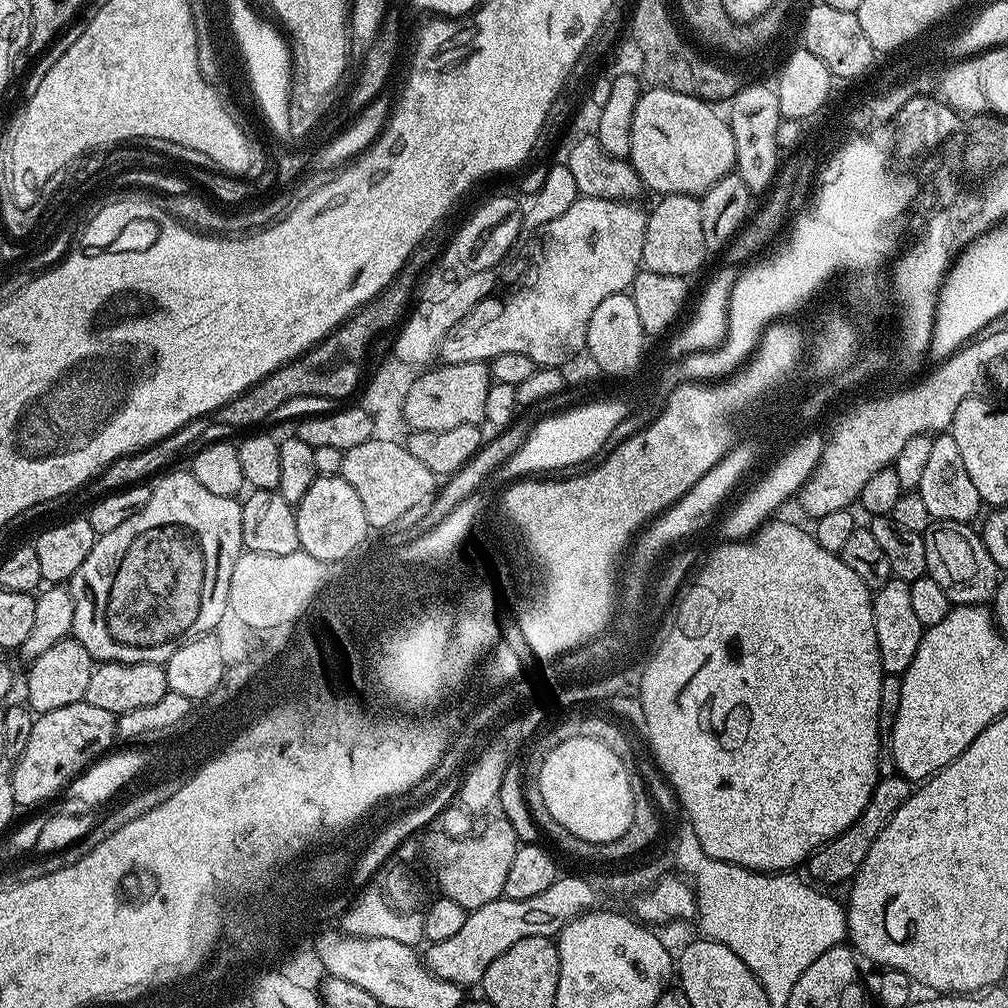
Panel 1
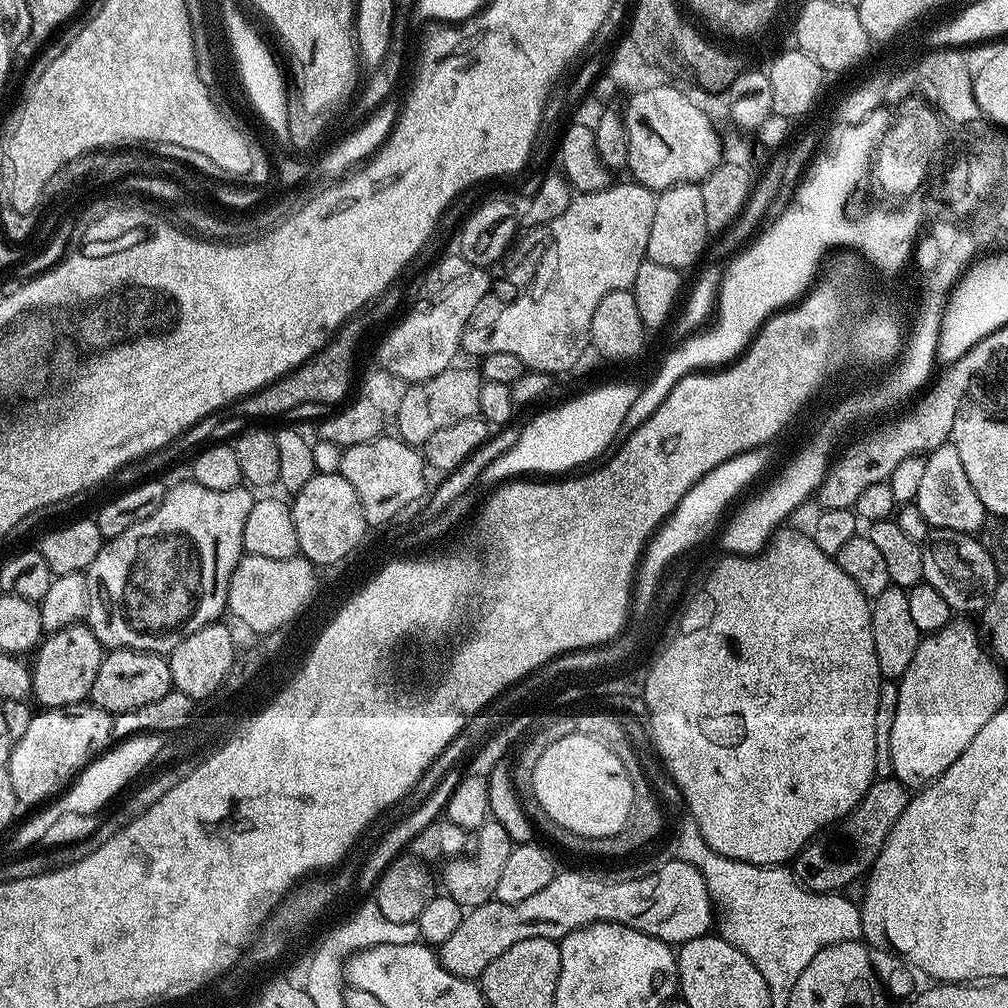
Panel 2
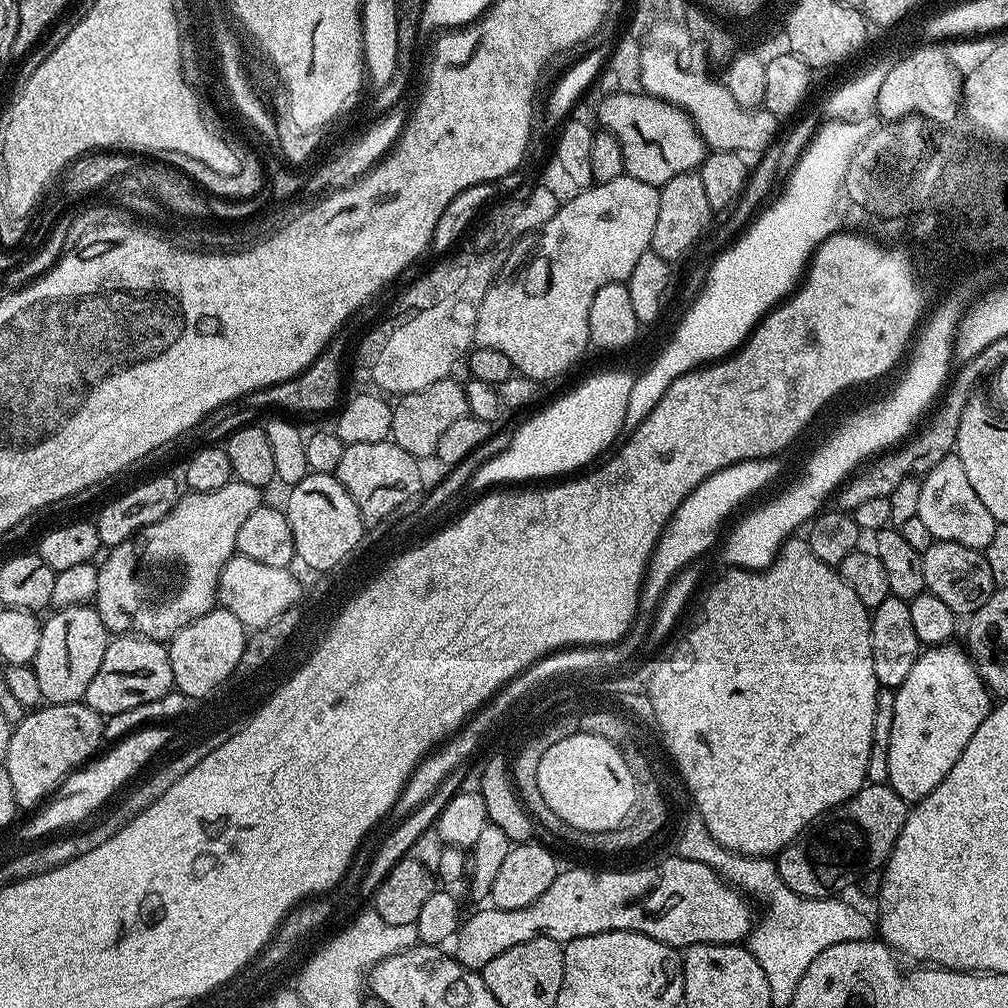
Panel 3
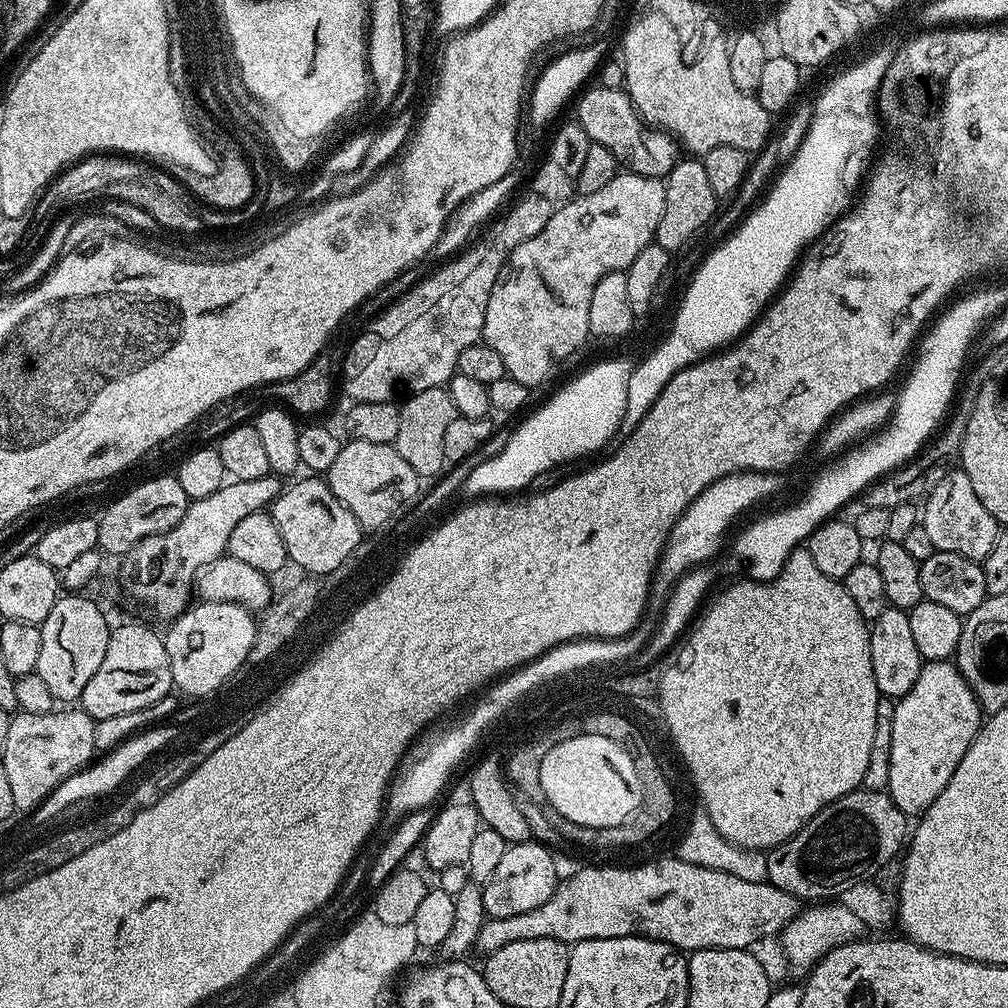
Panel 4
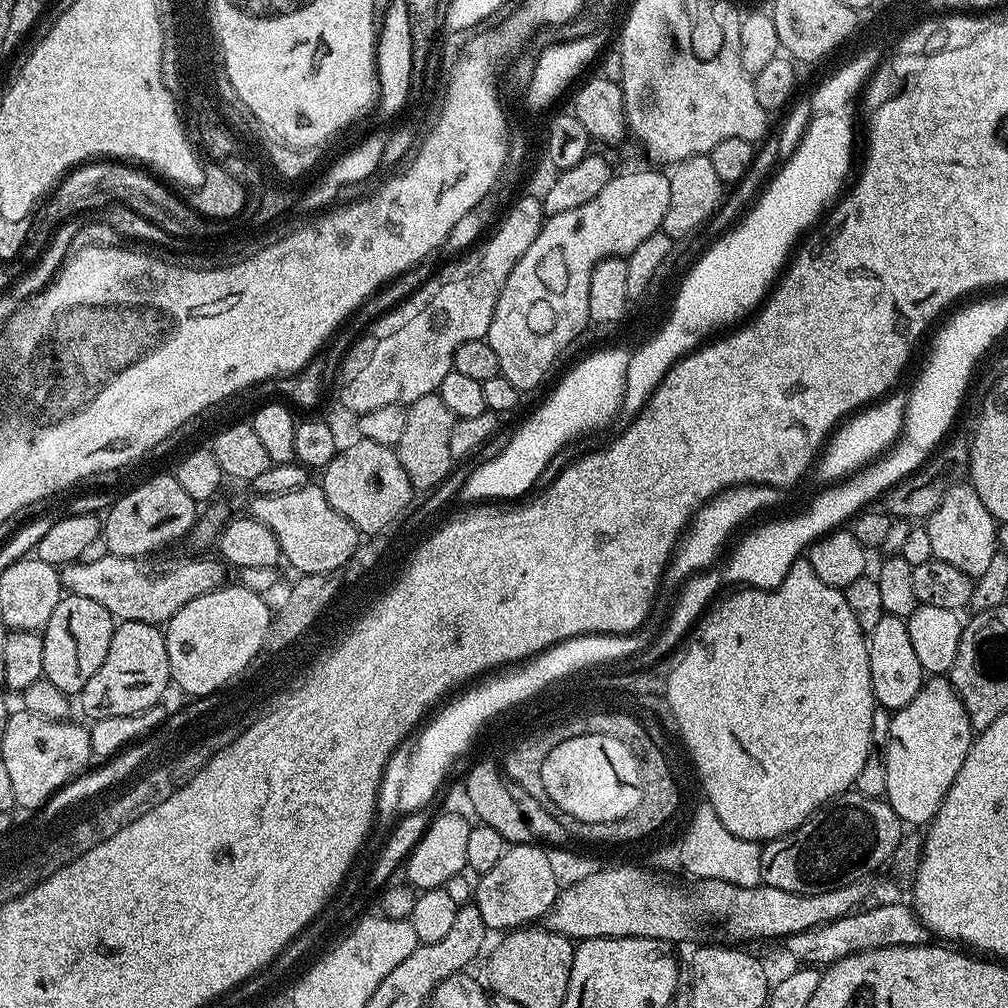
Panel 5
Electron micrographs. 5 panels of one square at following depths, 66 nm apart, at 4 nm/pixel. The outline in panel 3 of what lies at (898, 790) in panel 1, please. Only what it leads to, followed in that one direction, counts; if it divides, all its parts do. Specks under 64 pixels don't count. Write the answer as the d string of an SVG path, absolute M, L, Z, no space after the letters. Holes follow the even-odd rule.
M865 783L847 802L825 812L815 824L809 824L798 839L775 857L782 882L794 894L815 900L843 893L840 891L855 880L870 875L875 868L883 869L909 811L909 801L902 799L891 784Z

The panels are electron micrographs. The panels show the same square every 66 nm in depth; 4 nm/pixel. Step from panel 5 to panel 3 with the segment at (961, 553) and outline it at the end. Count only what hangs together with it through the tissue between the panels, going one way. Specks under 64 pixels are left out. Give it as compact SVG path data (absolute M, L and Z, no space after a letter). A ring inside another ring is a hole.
M949 454L929 472L923 473L918 494L918 518L930 529L933 541L960 543L964 547L983 550L990 545L997 526L996 519L982 506L982 498L974 494L966 469L955 454Z

